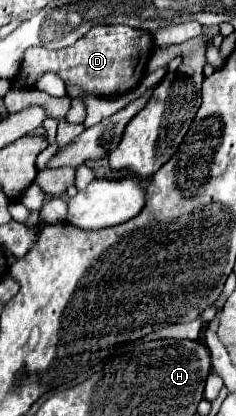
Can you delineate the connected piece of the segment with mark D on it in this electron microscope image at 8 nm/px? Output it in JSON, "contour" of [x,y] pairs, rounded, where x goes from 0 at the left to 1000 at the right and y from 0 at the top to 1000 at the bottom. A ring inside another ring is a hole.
{"contour":[[[394,63],[343,96],[326,96],[292,115],[258,120],[199,120],[174,111],[114,115],[106,144],[123,168],[165,168],[174,178],[216,168],[258,183],[275,197],[343,207],[352,216],[403,231],[504,231],[572,212],[597,183],[614,178],[623,144],[648,120],[648,96],[631,77],[589,77],[589,67],[538,63]],[[572,149],[581,149],[581,197],[572,197]]]}

